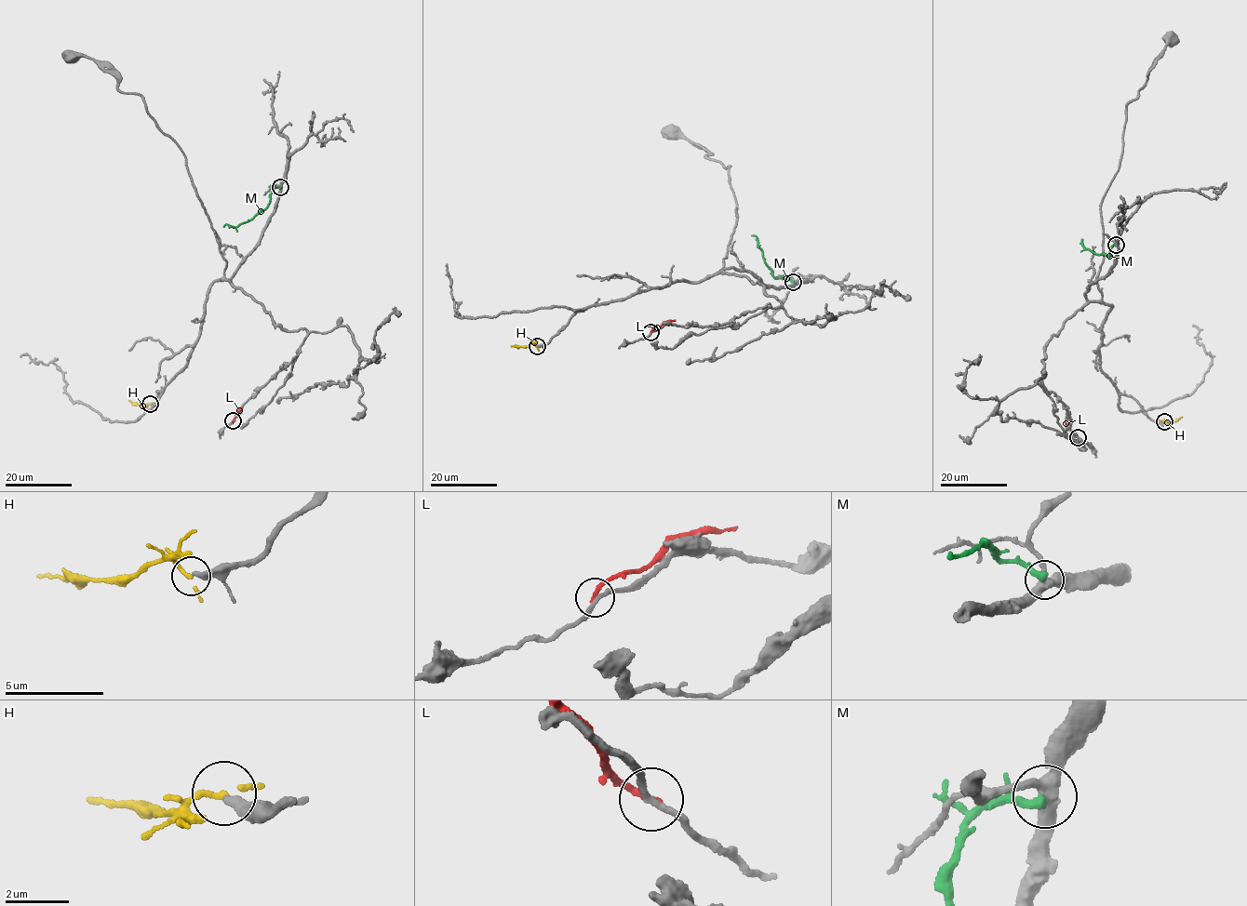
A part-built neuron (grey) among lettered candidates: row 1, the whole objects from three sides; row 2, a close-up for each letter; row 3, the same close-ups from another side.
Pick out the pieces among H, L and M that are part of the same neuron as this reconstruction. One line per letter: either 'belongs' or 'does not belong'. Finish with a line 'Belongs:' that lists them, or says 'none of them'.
H: does not belong
L: does not belong
M: does not belong
Belongs: none of them

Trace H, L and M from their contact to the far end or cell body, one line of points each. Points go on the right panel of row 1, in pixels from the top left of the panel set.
H: (1164, 422), (1182, 417)
L: (1078, 437), (1065, 422)
M: (1116, 245), (1107, 256), (1085, 248), (1082, 240)

